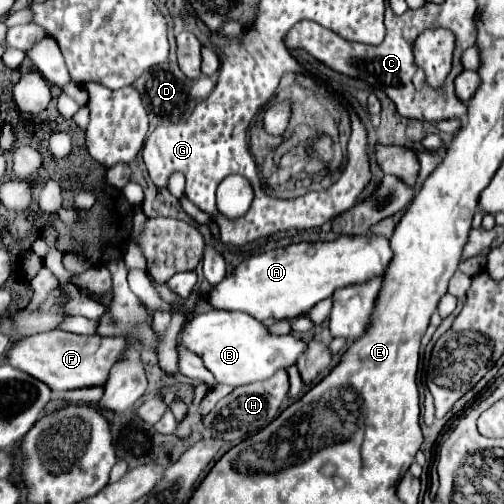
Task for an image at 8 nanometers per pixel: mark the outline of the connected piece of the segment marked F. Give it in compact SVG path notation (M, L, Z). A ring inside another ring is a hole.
M48 331L24 337L16 341L8 353L6 361L36 377L38 381L46 383L52 391L70 391L80 387L92 387L92 385L104 385L110 373L110 367L120 357L122 349L126 347L124 337L102 337L102 335L74 335L68 331Z

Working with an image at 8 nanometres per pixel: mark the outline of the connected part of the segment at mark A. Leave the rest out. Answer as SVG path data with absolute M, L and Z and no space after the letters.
M338 237L332 243L292 243L282 249L246 257L232 275L226 275L214 285L204 299L214 309L244 311L262 323L294 319L340 287L364 283L374 275L384 275L390 259L392 249L384 237Z

